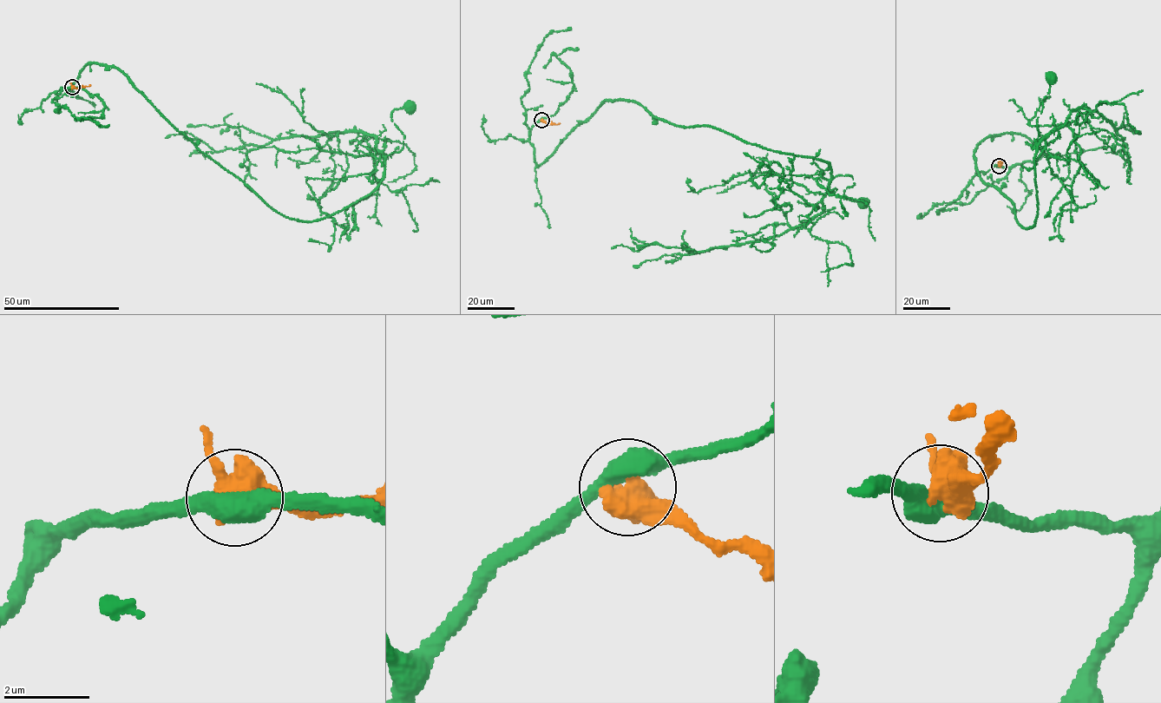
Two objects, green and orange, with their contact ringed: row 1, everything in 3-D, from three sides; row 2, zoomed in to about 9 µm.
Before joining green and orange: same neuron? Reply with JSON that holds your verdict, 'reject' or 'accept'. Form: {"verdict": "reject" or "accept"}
{"verdict": "reject"}

